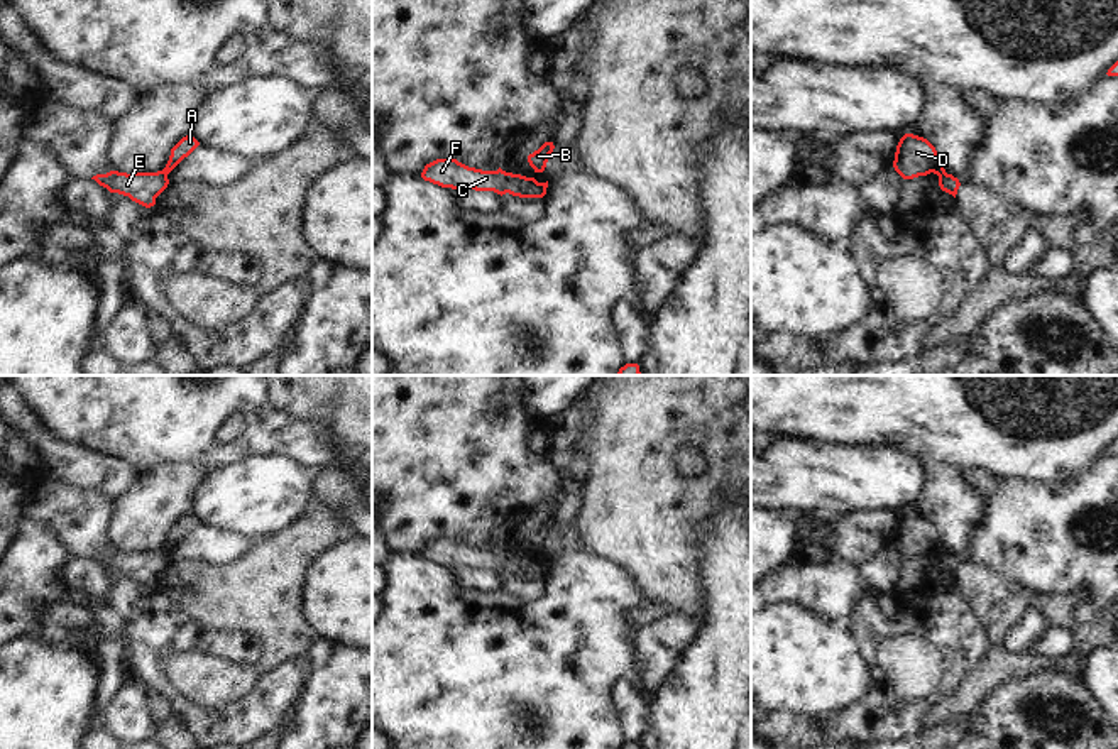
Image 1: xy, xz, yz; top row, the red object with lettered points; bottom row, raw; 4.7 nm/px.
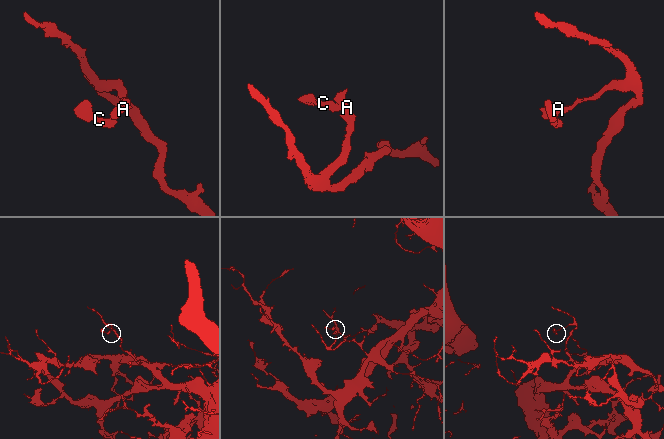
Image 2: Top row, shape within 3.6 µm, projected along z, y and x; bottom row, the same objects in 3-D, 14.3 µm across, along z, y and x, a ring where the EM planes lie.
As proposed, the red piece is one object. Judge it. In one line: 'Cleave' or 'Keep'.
Cleave.

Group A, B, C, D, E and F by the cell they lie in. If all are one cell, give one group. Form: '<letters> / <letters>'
A B D / C E F

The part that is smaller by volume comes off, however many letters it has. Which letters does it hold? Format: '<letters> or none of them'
C, E, F

